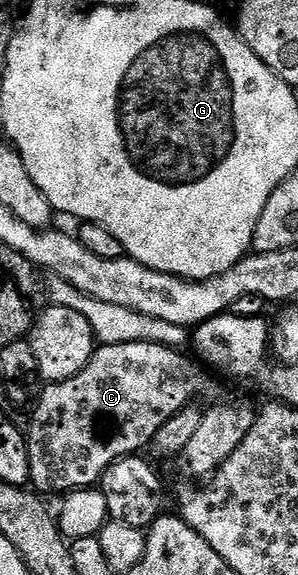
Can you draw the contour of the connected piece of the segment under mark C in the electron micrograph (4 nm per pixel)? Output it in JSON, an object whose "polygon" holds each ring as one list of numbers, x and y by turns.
{"polygon":[[102,344,92,353,84,369,74,374,74,378,48,384,35,401,36,409,30,412,32,429,27,438,31,487,40,494,67,494,76,488,99,485,102,474,111,464,127,456,143,453,143,448,147,449,151,445,158,430,166,426,166,422,170,422,178,410,182,410,189,402,199,401,199,396,210,395,213,377,195,359,187,360,184,354,165,344]]}

